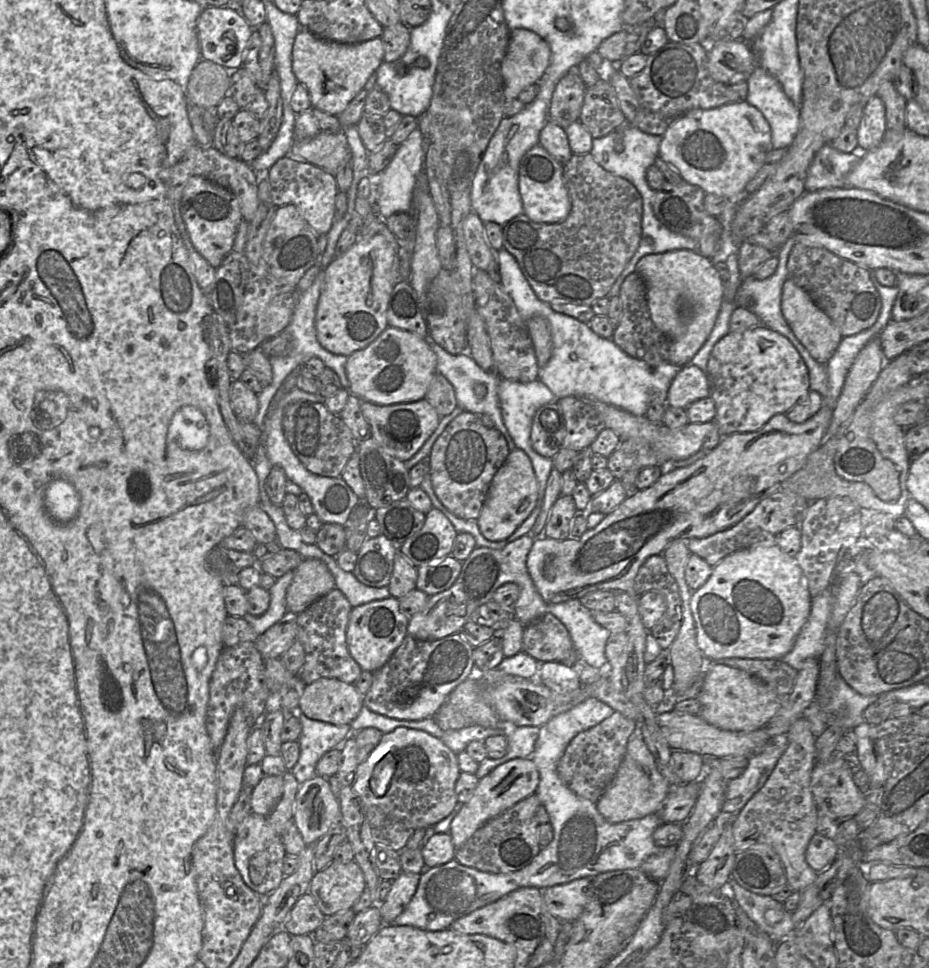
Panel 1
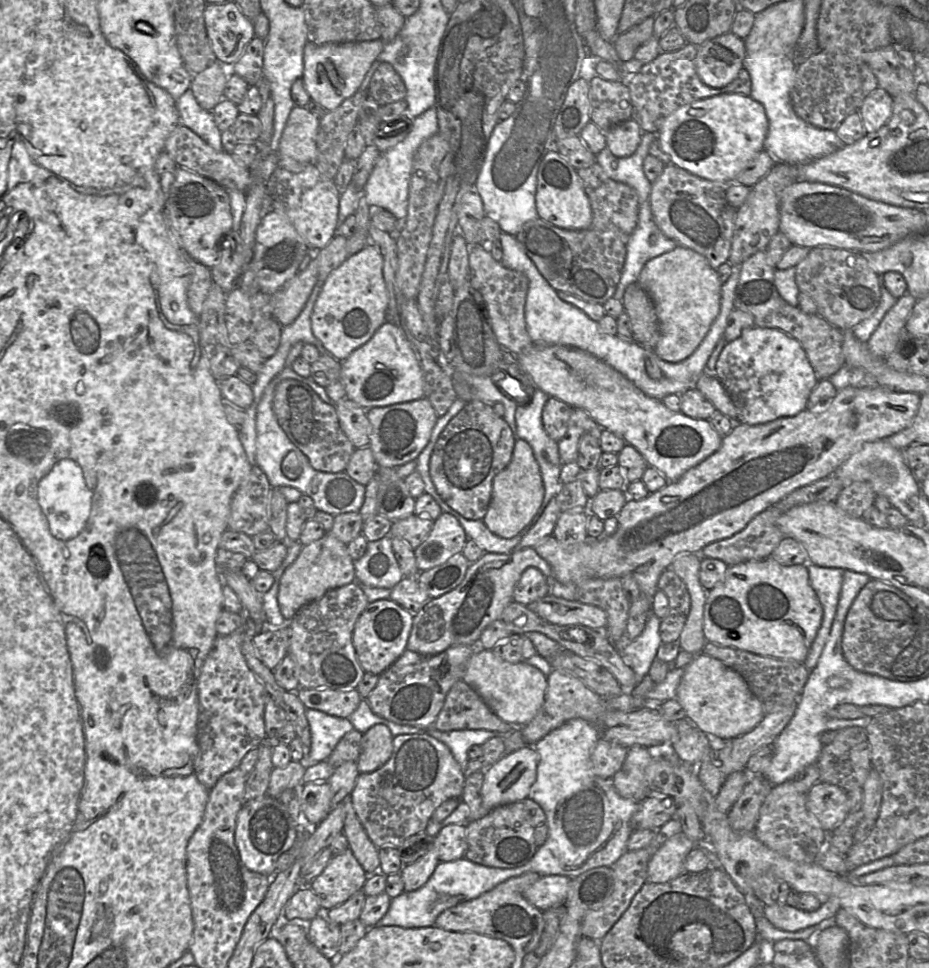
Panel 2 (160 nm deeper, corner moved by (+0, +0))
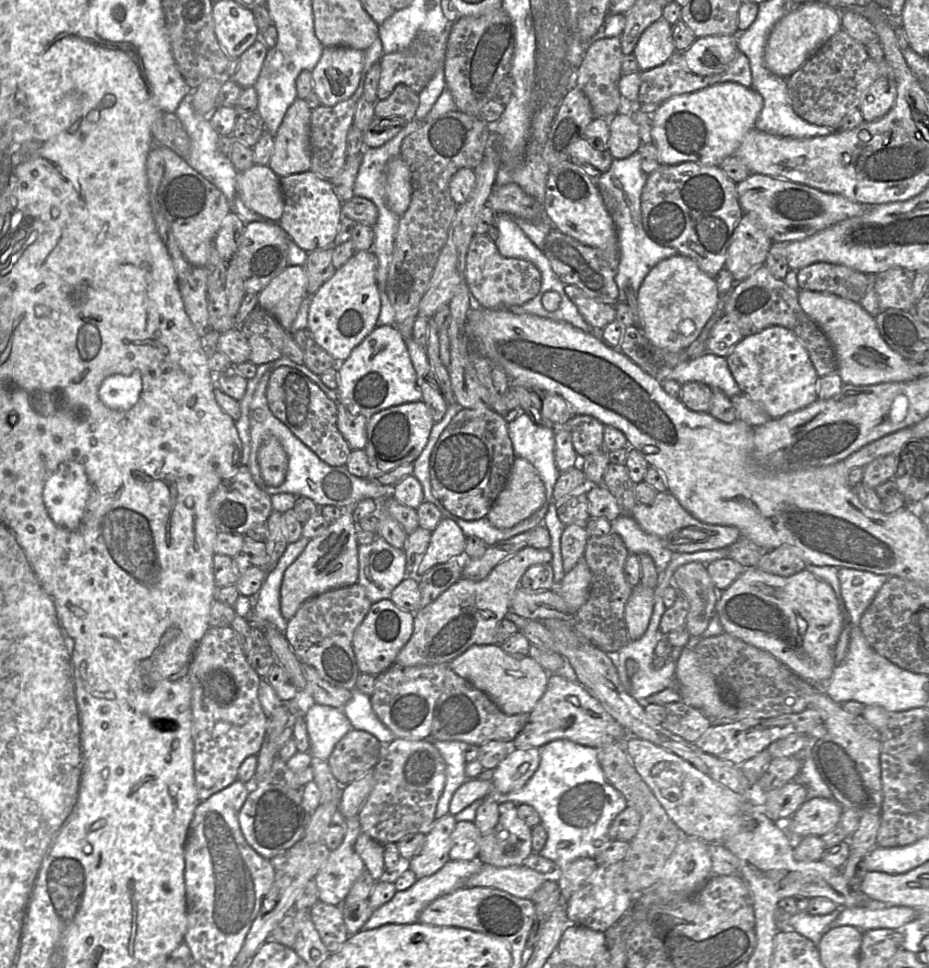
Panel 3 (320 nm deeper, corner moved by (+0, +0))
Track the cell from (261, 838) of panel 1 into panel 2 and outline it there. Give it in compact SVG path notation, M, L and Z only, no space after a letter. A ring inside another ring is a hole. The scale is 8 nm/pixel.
M262 795L244 803L237 815L235 844L243 864L251 871L274 877L280 855L299 844L300 825L274 797Z

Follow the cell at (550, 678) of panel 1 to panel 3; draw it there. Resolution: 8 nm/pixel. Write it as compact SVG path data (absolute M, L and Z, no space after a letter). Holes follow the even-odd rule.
M549 674L546 691L531 711L523 730L513 740L512 748L541 748L552 741L566 739L598 751L612 743L624 741L628 737L624 727L588 689L574 676L564 674Z

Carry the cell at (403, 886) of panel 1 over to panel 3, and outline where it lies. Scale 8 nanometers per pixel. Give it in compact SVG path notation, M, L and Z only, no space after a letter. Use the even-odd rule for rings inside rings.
M446 814L436 819L431 829L425 834L425 842L420 853L406 863L416 878L429 877L439 871L448 861L452 847L451 834L457 821L454 815Z

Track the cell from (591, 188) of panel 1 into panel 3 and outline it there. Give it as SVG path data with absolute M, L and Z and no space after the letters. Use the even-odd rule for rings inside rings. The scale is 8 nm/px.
M553 227L546 235L542 252L548 258L553 271L564 284L578 287L586 296L598 302L612 304L618 302L618 287L615 276L620 263L620 248L617 229L616 244L606 248L596 248L587 246Z

